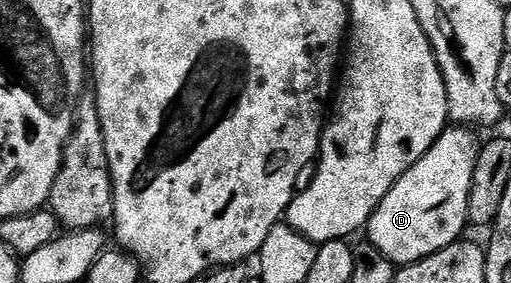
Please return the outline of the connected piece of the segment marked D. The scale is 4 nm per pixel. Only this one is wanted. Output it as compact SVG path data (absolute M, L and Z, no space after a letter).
M469 128L446 129L440 140L383 196L379 208L369 218L368 241L398 267L447 248L467 230L467 200L479 149L473 134L476 133Z

